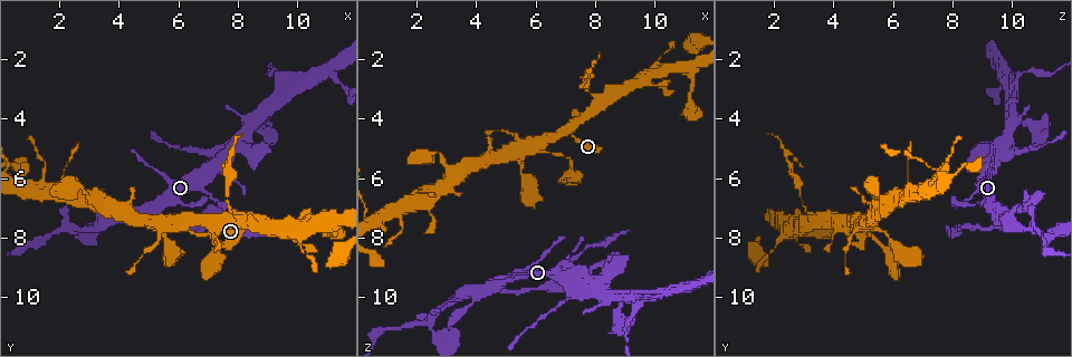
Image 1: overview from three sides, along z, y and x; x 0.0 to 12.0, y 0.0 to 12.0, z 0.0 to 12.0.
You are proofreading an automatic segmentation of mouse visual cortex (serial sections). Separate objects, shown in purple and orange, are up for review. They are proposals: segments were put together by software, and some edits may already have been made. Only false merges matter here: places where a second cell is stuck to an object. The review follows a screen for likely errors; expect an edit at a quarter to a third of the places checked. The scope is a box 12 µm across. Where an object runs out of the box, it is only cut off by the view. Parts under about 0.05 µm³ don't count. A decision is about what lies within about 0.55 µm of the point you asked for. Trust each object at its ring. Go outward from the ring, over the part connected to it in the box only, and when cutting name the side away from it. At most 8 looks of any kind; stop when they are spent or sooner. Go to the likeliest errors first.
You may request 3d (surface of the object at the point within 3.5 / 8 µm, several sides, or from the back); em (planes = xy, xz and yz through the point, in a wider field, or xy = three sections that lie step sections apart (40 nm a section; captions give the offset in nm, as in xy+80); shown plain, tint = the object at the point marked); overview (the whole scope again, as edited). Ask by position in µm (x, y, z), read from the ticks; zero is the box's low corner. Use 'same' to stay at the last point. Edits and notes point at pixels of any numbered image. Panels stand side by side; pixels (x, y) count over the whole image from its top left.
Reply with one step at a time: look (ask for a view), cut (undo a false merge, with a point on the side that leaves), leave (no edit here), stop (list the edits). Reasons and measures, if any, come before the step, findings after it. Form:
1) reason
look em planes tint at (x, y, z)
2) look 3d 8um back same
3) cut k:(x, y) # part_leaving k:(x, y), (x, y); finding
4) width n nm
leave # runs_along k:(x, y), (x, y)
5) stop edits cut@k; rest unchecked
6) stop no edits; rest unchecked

sharp bend
look 3d 3.5um back at (2.5, 7.8, 10.8)

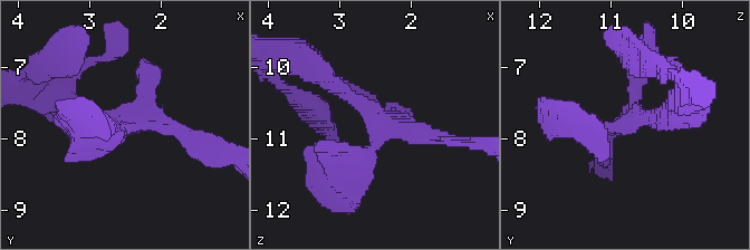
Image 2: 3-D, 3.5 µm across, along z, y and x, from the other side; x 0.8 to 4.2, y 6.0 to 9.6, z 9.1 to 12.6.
leave # runs_along 2:(321, 77), (380, 123), (339, 174); all the same cell

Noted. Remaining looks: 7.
a fork
look 3d 3.5um at (7.5, 5.4, 9.3)

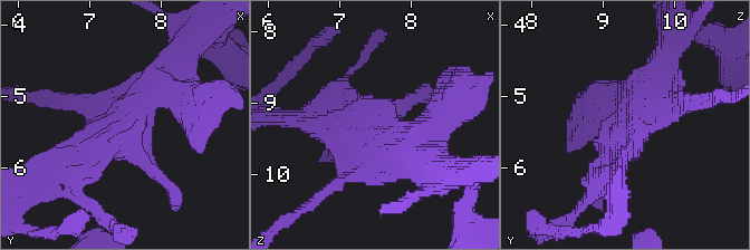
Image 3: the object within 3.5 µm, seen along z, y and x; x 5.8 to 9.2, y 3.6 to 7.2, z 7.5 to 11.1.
leave # runs_along 3:(57, 159), (112, 142), (163, 73); continuous, no second cell

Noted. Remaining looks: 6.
arms part here
look 3d 3.5um at (9.5, 3.2, 10.1)

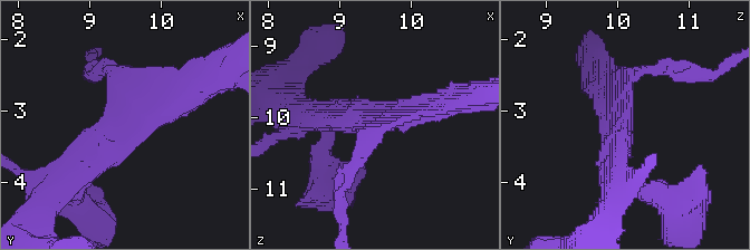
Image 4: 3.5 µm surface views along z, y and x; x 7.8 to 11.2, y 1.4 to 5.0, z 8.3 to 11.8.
now the EM
look em xy step 3 tint at (9.55, 3.20, 10.05)

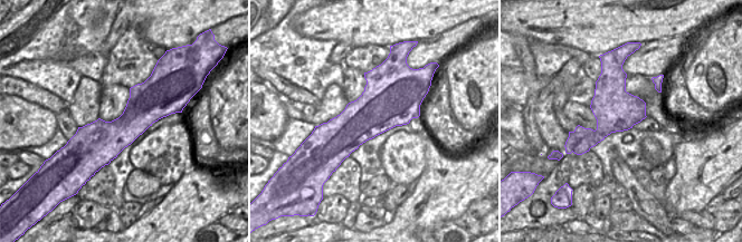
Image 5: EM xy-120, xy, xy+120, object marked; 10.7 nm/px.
leave # runs_along 4:(78, 175), (113, 131), (192, 96); one cell here

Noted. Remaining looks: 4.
stop no edits; rest unchecked

